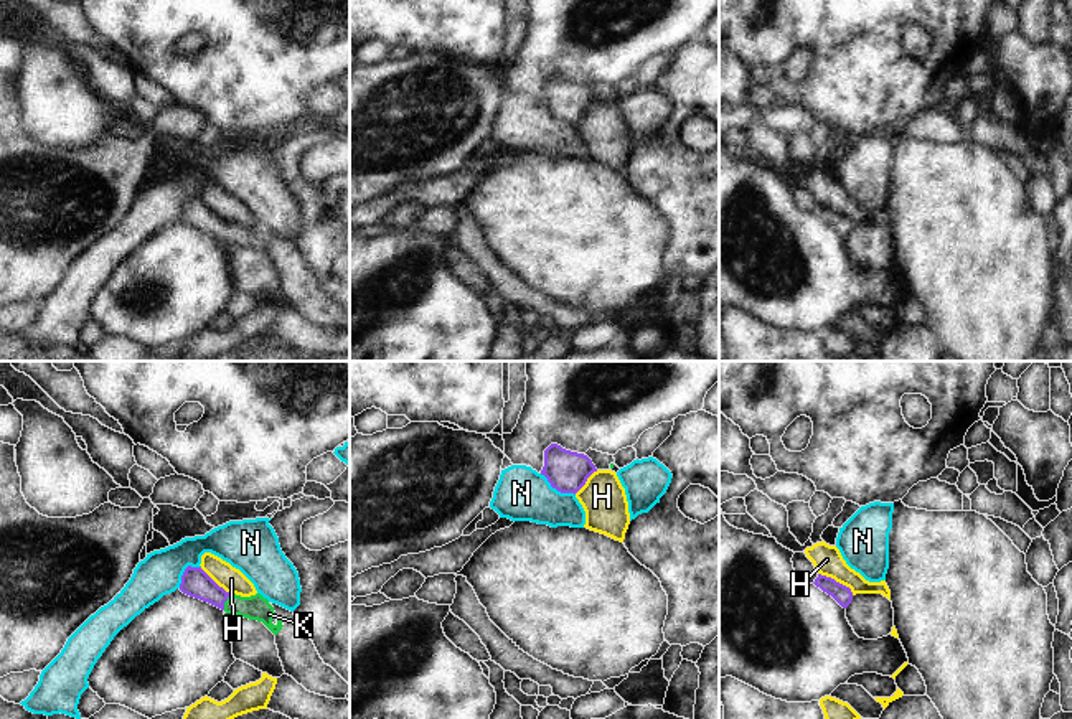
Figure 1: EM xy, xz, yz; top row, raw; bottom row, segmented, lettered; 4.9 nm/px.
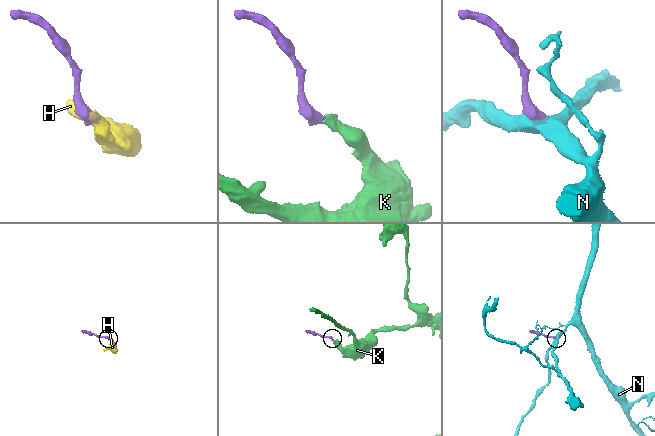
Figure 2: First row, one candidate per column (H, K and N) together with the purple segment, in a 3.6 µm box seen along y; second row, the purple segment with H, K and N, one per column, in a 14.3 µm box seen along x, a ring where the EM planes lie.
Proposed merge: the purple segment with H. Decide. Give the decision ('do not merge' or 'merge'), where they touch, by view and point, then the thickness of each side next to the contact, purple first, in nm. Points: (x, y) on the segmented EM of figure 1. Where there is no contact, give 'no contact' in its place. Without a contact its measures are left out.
do not merge; contact yz (835, 581); calibres 90 and 140 nm

